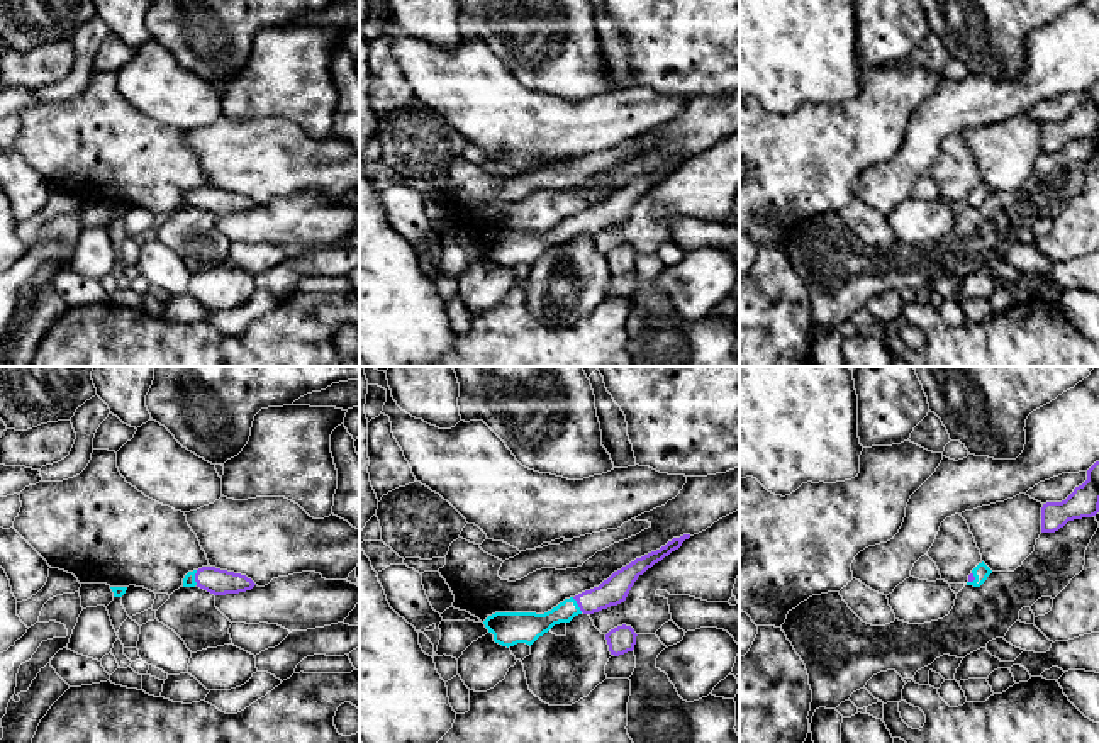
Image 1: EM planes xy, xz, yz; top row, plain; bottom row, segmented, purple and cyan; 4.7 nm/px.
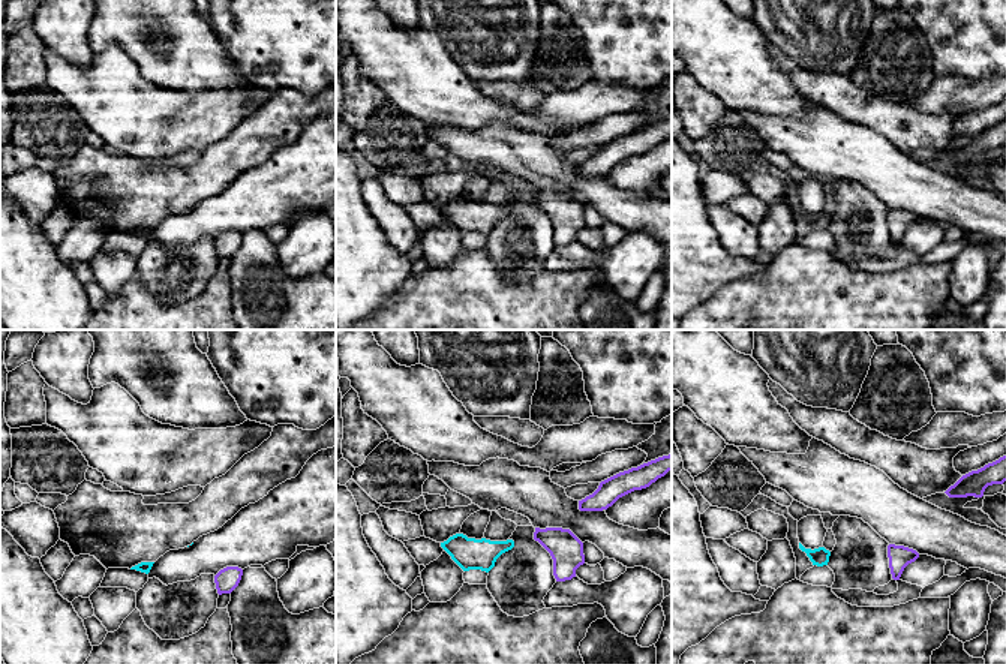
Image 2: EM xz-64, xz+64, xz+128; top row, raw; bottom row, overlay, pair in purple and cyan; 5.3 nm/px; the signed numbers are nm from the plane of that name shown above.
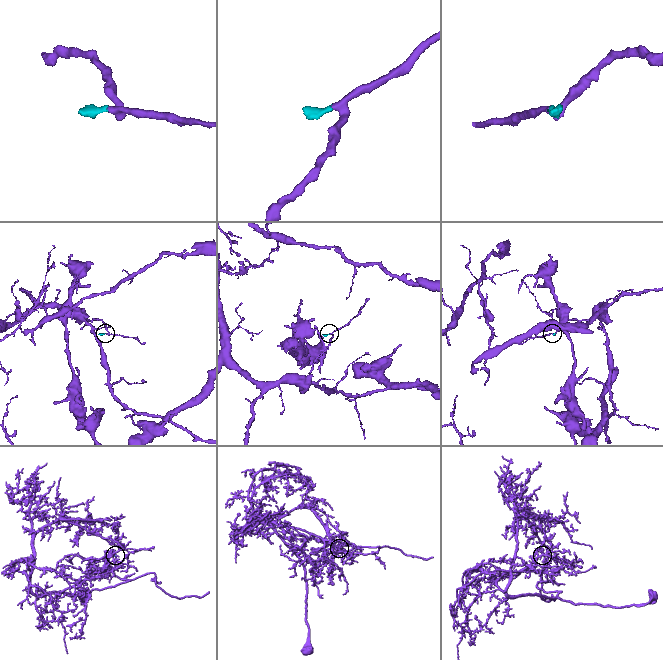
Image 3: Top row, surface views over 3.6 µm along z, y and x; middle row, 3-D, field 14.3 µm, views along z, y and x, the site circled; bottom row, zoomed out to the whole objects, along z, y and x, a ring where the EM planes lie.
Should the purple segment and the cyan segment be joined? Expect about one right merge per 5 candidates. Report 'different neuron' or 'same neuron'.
same neuron

